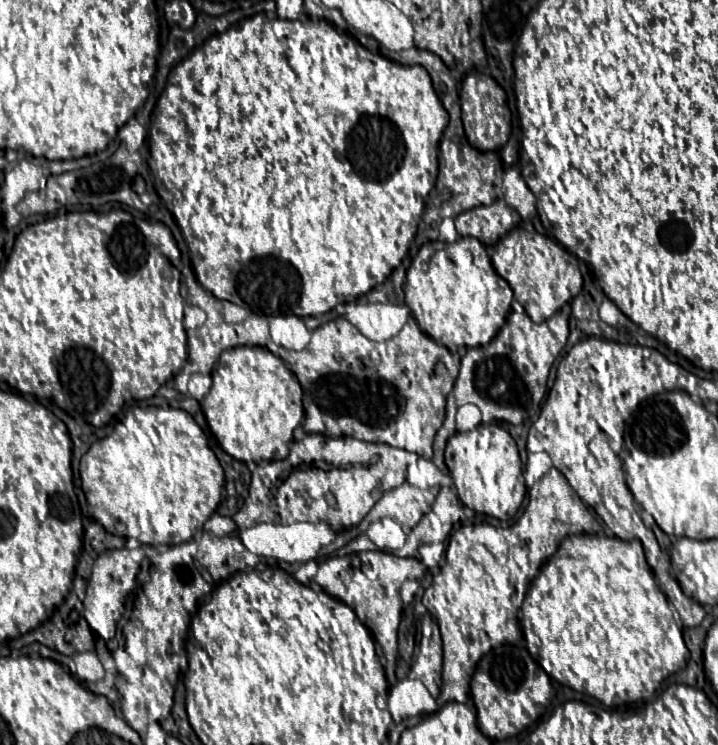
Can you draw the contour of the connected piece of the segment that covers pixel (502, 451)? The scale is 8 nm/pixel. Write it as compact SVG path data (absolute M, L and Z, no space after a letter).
M479 424L469 432L453 434L447 440L445 464L451 472L457 496L467 508L497 520L509 520L521 507L527 494L521 458L515 440L501 426Z

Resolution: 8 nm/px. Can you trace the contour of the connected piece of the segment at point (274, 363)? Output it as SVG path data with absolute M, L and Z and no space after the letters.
M237 346L221 354L219 366L213 370L211 378L213 378L213 386L209 394L203 398L201 408L221 448L229 456L241 462L287 458L289 444L293 440L293 430L303 420L303 390L301 390L297 376L285 366L285 362L263 346Z

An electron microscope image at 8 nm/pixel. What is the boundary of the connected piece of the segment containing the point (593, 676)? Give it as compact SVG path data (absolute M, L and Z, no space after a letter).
M604 533L593 534L573 534L573 536L567 536L561 546L557 548L557 552L549 558L549 562L541 568L539 576L533 580L529 592L523 601L521 606L522 619L521 627L527 643L527 650L531 656L543 666L543 670L555 678L557 682L561 682L563 686L569 684L569 688L573 690L579 690L579 692L585 692L593 698L597 698L599 702L603 702L605 706L615 706L617 704L617 698L623 700L623 702L637 702L637 700L649 700L655 690L661 686L661 682L671 676L673 672L677 670L683 670L685 664L687 664L687 656L689 656L689 650L683 642L683 634L681 634L681 628L677 626L675 618L673 618L673 610L669 608L669 602L665 598L665 594L659 590L657 582L655 582L655 576L649 568L649 564L645 562L645 554L643 554L643 546L639 544L639 540L629 540L629 542L623 542L619 538L609 538Z

